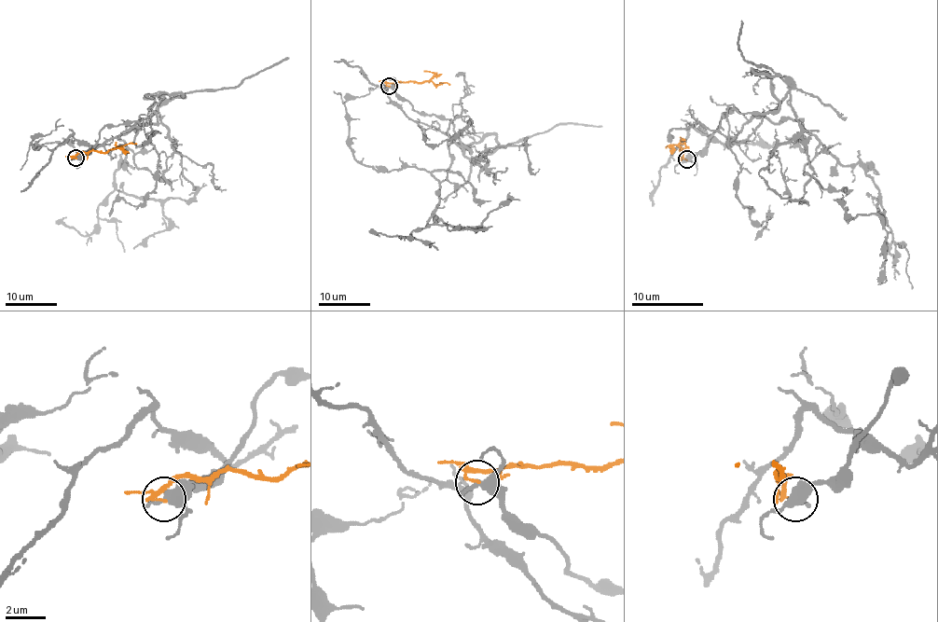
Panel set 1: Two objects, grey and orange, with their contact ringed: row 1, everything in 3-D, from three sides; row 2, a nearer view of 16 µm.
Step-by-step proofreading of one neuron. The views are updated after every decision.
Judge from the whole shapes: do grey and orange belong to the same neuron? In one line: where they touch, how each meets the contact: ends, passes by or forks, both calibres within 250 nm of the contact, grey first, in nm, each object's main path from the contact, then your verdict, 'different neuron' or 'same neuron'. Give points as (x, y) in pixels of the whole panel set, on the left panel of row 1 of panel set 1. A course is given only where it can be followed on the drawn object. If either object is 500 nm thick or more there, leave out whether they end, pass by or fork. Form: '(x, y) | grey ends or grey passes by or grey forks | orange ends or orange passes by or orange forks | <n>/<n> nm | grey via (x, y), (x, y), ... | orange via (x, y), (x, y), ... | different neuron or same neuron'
(75, 158) | grey passes by | orange ends | 440/130 nm | grey via (76, 158), (105, 126), (141, 125), (117, 137), (127, 158), (115, 186), (158, 200), (168, 227), (133, 249) | orange via (76, 158), (80, 152), (108, 152), (131, 143), (137, 144) | different neuron

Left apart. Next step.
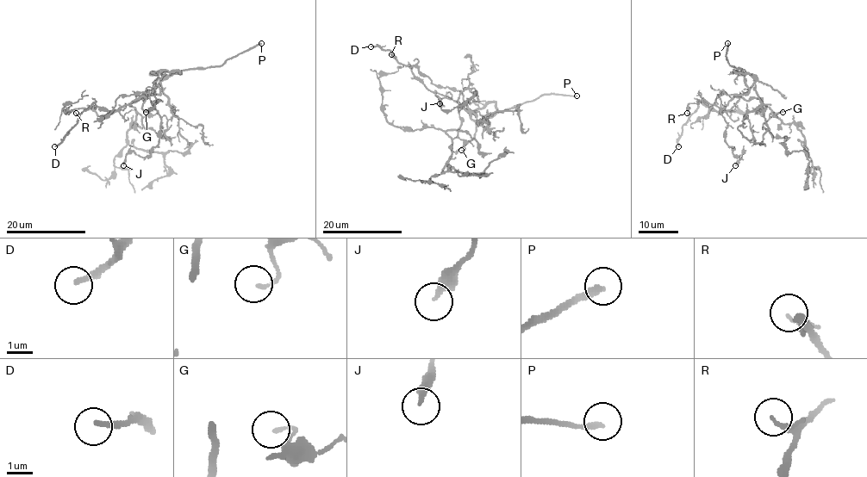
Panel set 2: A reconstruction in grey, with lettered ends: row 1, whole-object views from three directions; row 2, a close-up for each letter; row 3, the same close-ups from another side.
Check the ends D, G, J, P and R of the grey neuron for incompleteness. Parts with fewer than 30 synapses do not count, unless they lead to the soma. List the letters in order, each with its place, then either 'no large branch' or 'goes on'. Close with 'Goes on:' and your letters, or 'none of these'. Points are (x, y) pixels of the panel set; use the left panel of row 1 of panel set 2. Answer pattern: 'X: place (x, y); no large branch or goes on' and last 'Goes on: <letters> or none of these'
D: place (54, 146); no large branch
G: place (146, 112); no large branch
J: place (123, 165); no large branch
P: place (261, 43); goes on
R: place (76, 113); no large branch
Goes on: P

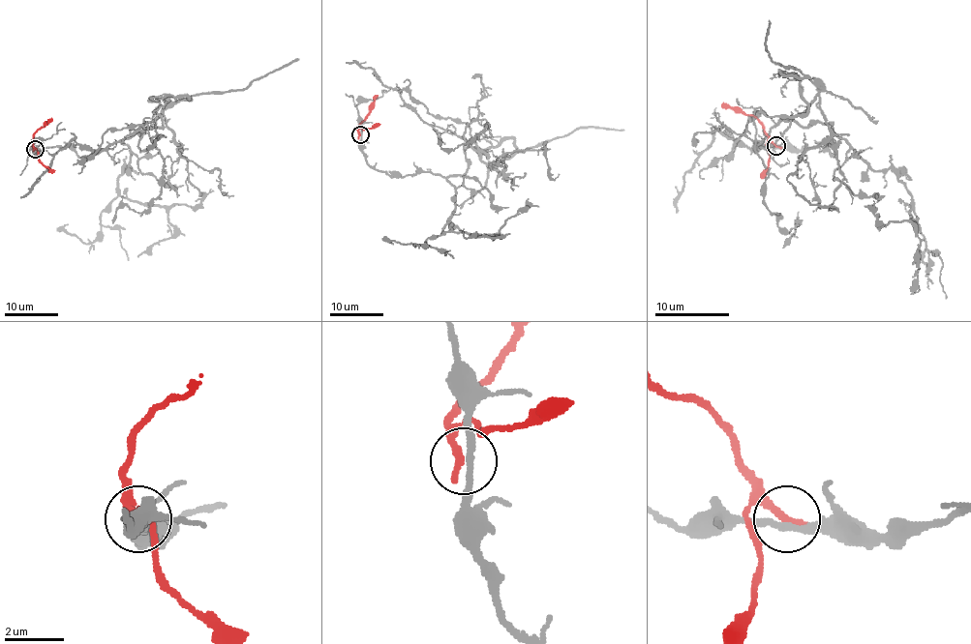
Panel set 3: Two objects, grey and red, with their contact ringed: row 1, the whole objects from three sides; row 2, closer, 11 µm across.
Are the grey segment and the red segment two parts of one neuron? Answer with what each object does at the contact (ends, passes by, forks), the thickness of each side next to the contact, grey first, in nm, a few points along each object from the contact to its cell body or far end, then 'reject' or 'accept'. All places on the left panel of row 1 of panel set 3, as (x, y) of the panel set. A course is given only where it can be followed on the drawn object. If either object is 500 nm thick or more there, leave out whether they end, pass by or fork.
grey passes by; red ends there; 220 nm thick on the grey side, 300 nm on the other; grey runs (35, 150), (97, 153), (139, 135), (162, 113), (177, 153), (221, 172), (219, 188), (232, 195); red runs (35, 150), (34, 135), (52, 119); reject

